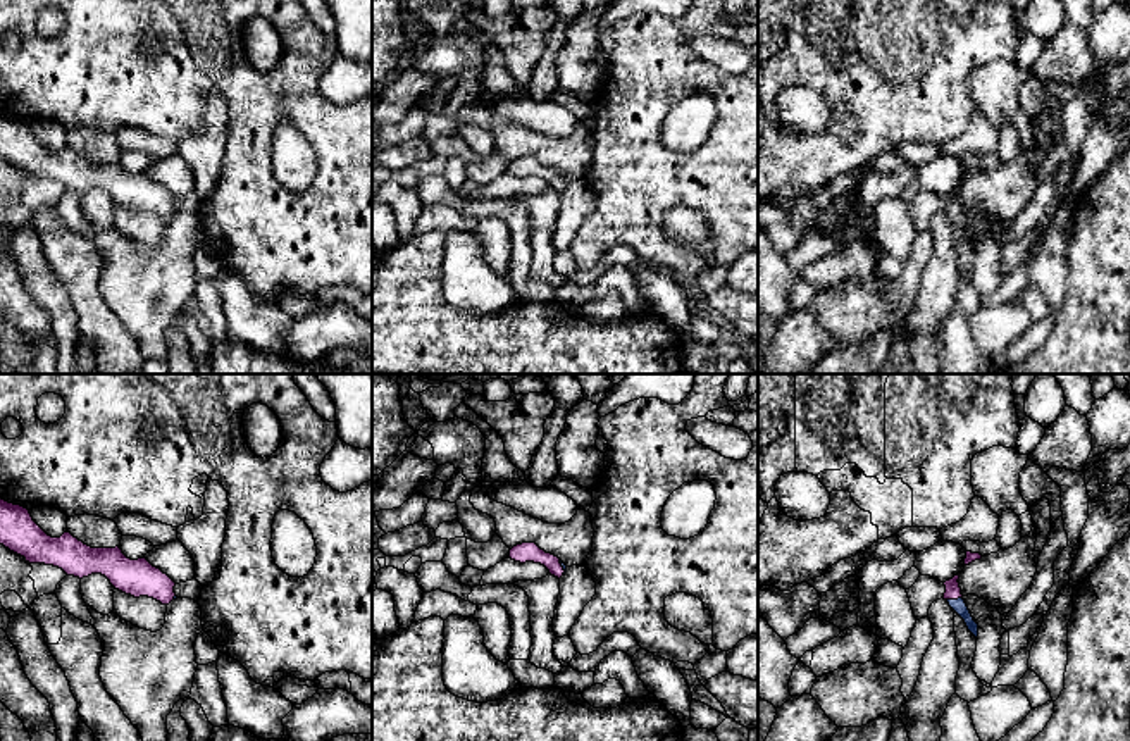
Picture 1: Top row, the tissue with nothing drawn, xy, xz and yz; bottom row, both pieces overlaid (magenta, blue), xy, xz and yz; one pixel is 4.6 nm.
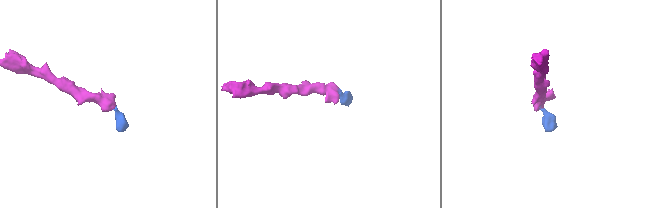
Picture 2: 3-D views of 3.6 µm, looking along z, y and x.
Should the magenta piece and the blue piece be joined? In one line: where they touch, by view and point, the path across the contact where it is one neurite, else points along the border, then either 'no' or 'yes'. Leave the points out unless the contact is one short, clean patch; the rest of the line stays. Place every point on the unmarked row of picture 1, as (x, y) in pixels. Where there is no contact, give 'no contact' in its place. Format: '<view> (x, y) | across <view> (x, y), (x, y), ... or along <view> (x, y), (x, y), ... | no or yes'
yz (955, 212) | across yz (953, 205), (955, 212), (958, 219) | yes

